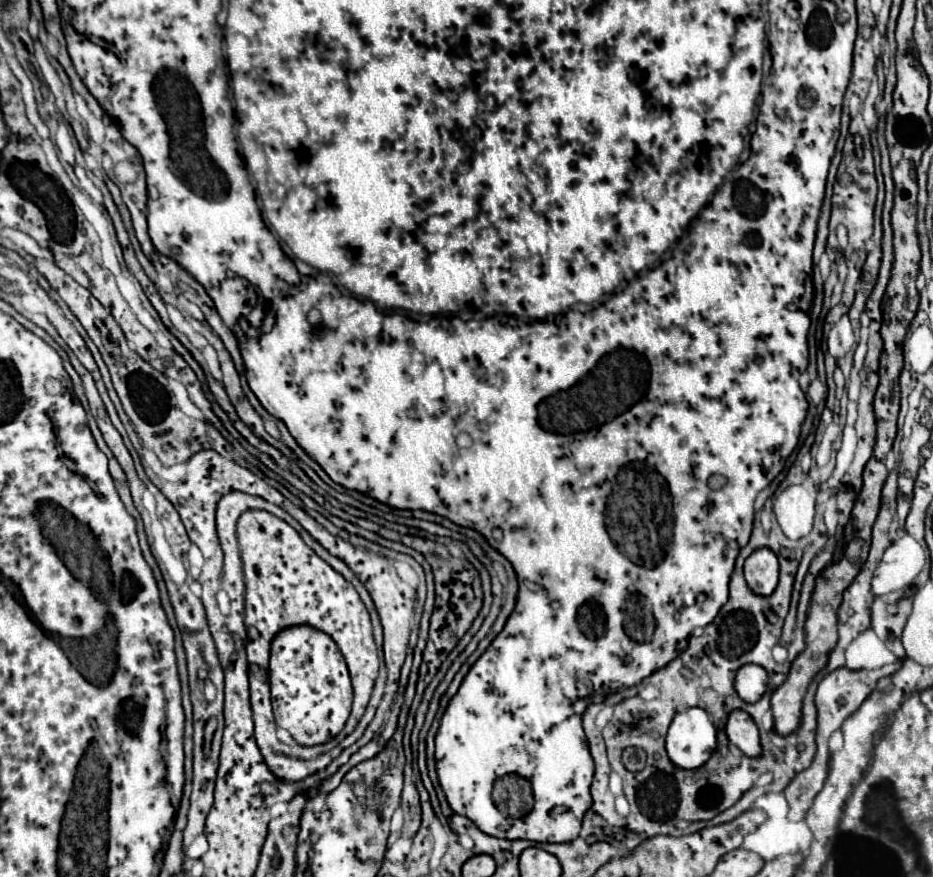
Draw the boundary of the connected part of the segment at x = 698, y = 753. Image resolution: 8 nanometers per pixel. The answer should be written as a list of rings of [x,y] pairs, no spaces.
[[[701,708],[677,712],[667,732],[667,754],[679,768],[703,766],[717,748],[717,730]]]

